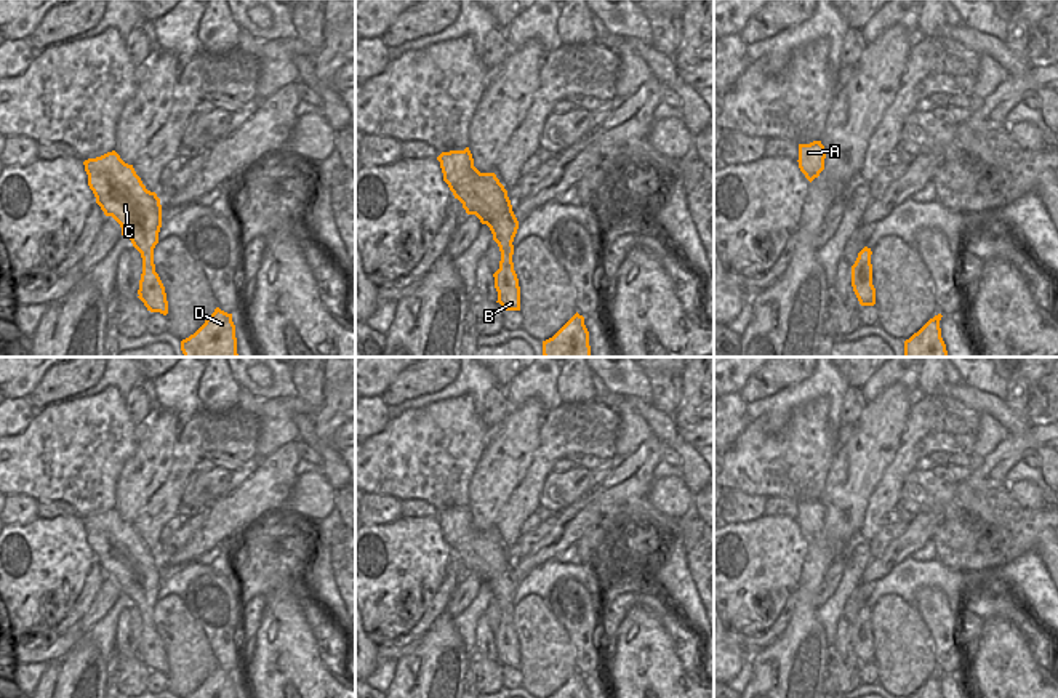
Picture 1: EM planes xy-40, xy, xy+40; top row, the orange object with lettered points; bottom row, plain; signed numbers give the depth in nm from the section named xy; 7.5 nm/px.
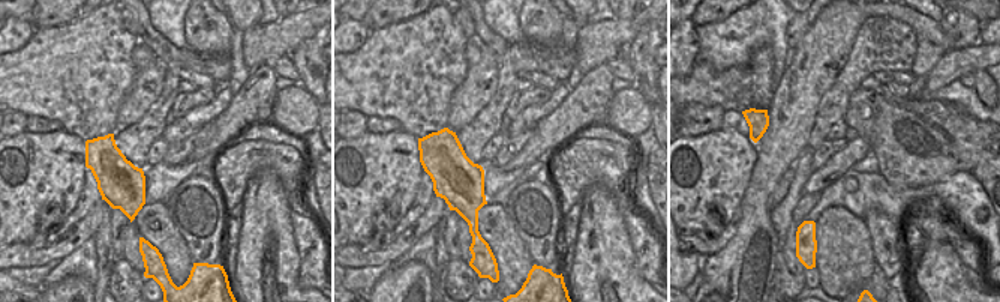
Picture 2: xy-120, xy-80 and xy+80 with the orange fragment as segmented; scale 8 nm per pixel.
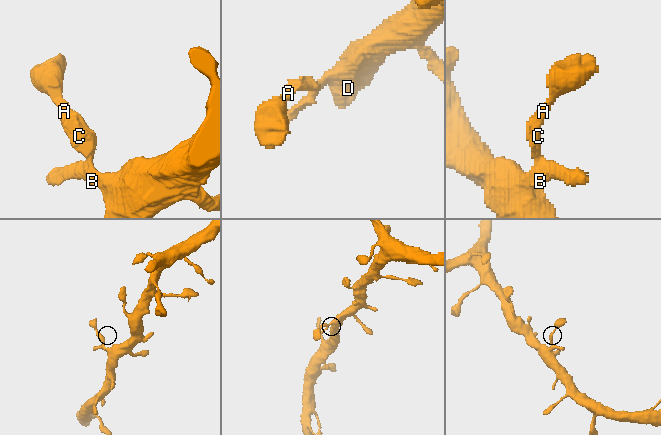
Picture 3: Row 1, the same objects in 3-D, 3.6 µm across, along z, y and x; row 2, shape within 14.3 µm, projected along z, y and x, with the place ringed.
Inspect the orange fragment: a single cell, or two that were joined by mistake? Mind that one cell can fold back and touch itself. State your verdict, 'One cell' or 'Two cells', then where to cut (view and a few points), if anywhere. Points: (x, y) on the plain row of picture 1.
One cell. No split

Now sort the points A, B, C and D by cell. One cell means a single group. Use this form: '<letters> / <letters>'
A B C D

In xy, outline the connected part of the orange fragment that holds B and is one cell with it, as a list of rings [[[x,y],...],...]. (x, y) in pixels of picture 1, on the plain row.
[[[464,509],[442,511],[437,519],[455,557],[463,562],[467,573],[475,573],[487,583],[501,610],[499,628],[493,632],[498,660],[506,669],[520,669],[520,645],[514,629],[514,596],[519,580],[512,570],[507,549],[495,532],[480,532],[474,517]]]

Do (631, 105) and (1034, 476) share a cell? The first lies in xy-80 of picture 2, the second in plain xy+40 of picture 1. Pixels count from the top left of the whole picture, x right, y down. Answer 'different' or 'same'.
different

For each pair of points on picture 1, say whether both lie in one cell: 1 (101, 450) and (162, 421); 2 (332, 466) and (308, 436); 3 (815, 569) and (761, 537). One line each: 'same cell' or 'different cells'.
1: different cells
2: same cell
3: different cells

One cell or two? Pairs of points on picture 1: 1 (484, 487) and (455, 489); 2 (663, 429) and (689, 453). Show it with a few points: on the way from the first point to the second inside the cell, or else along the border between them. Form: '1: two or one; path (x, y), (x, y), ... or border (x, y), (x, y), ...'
1: two; border (482, 453), (469, 482), (469, 501), (466, 505)
2: one; path (669, 436), (682, 447)

